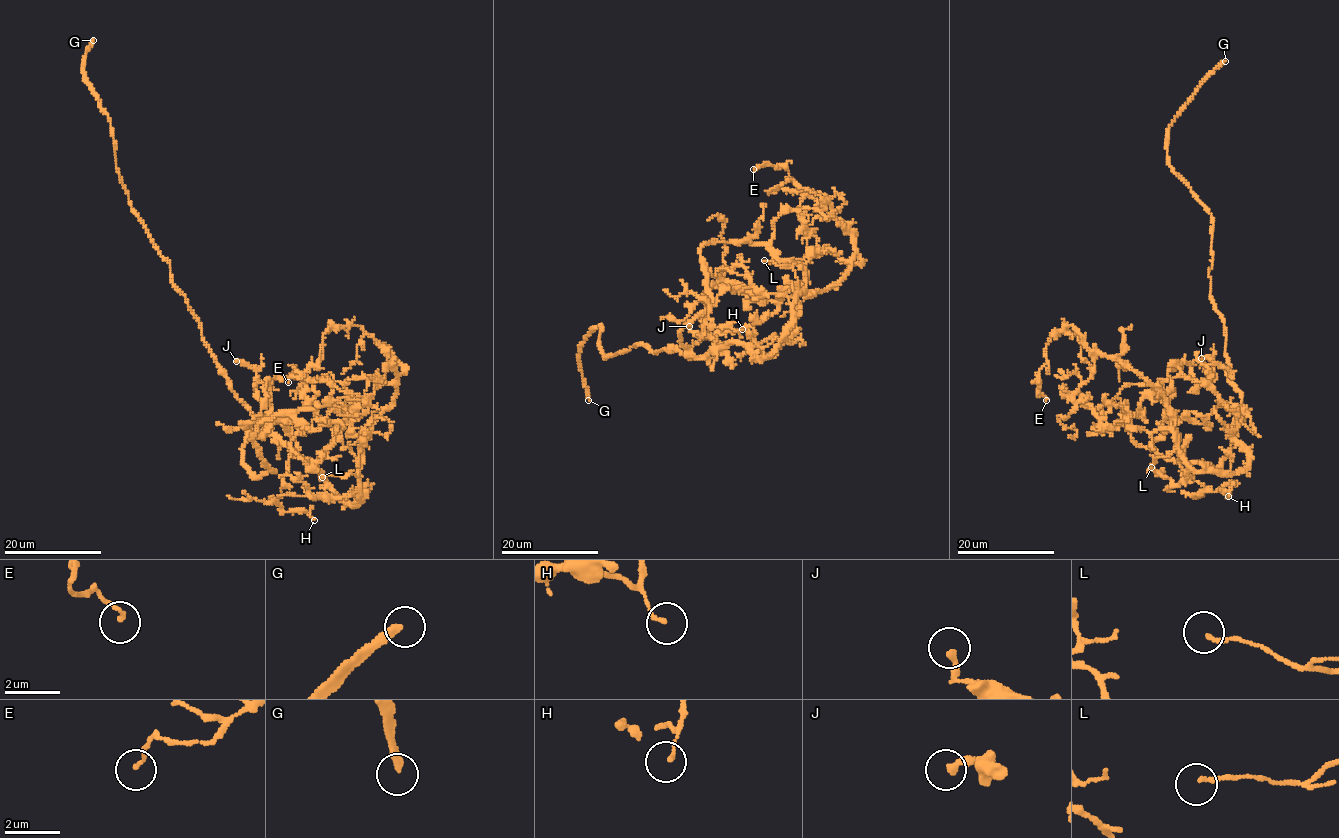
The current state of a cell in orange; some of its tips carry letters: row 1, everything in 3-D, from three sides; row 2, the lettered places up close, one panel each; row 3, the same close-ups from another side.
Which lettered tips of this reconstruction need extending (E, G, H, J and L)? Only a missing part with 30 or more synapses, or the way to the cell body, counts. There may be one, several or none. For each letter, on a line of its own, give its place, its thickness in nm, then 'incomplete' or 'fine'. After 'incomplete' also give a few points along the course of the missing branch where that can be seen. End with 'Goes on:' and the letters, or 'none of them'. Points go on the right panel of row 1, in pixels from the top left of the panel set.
E: place (1046, 400); calibre 130 nm; fine
G: place (1225, 61); calibre 280 nm; incomplete
H: place (1228, 496); calibre 130 nm; fine
J: place (1201, 358); calibre 240 nm; fine
L: place (1151, 467); calibre 140 nm; fine
Goes on: G

